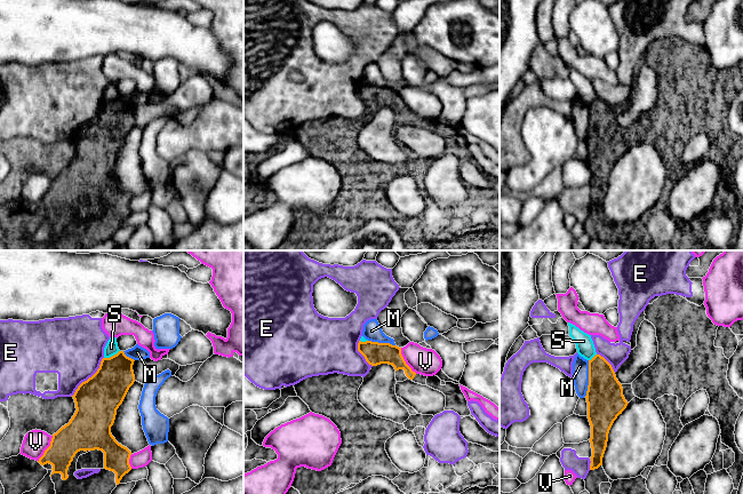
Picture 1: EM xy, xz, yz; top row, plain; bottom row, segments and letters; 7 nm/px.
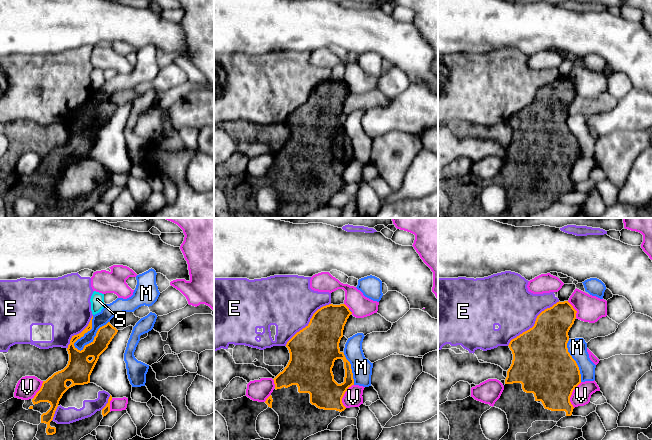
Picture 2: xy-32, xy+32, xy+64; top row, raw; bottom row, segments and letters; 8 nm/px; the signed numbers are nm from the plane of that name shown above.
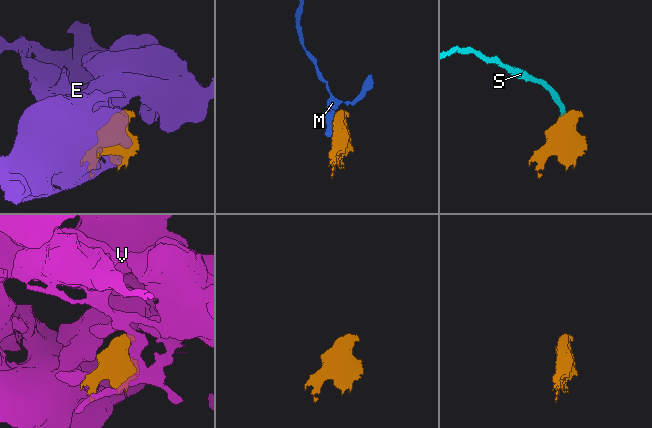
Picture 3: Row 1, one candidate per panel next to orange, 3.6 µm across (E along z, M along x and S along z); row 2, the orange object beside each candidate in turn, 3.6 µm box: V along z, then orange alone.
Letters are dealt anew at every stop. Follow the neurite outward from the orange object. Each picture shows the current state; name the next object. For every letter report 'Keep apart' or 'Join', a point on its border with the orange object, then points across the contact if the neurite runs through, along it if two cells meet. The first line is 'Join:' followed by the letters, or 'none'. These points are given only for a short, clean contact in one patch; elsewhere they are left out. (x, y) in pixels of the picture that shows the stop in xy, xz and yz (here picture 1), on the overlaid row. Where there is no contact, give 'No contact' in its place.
Join: none
E: Keep apart. Touches orange at xy (89, 377)
M: Keep apart. Touches orange at yz (589, 379)
S: Keep apart. Touches orange at xy (112, 356). Boundary: xy (119, 350), (104, 358)
V: Keep apart. Touches orange at xz (405, 361)

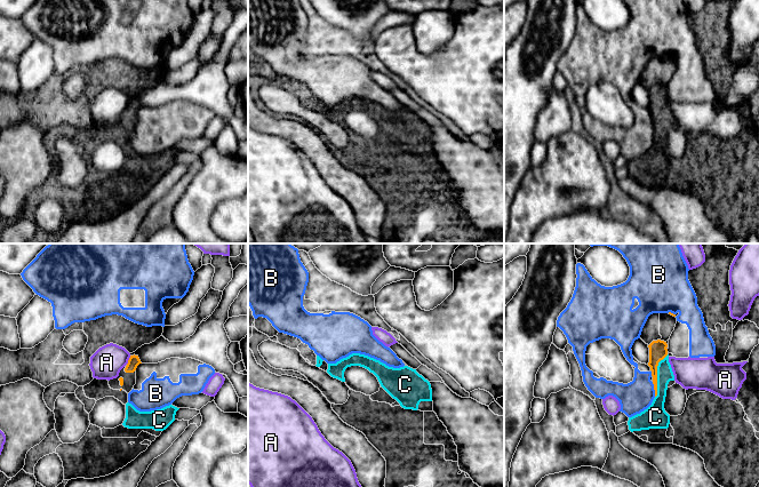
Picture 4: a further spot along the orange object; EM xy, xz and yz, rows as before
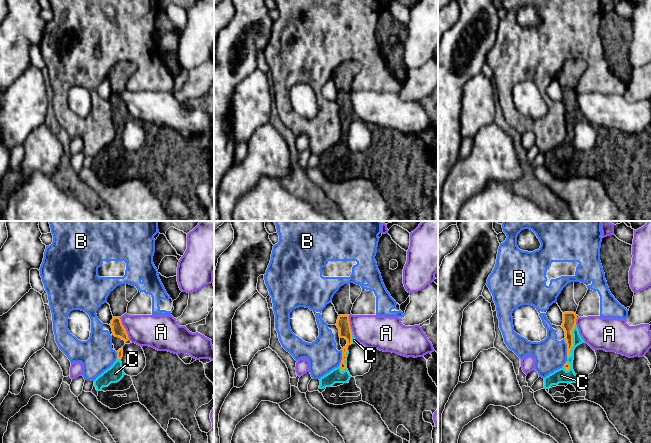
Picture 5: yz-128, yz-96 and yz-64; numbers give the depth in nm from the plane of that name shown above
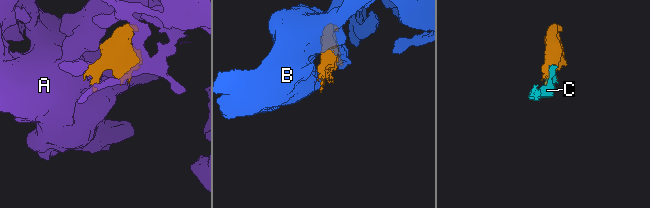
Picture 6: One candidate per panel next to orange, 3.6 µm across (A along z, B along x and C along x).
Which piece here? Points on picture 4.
Join: C
A: Keep apart. Touches orange at xy (128, 360)
B: Keep apart. Touches orange at yz (654, 389)
C: Join. Touches orange at yz (656, 375)

